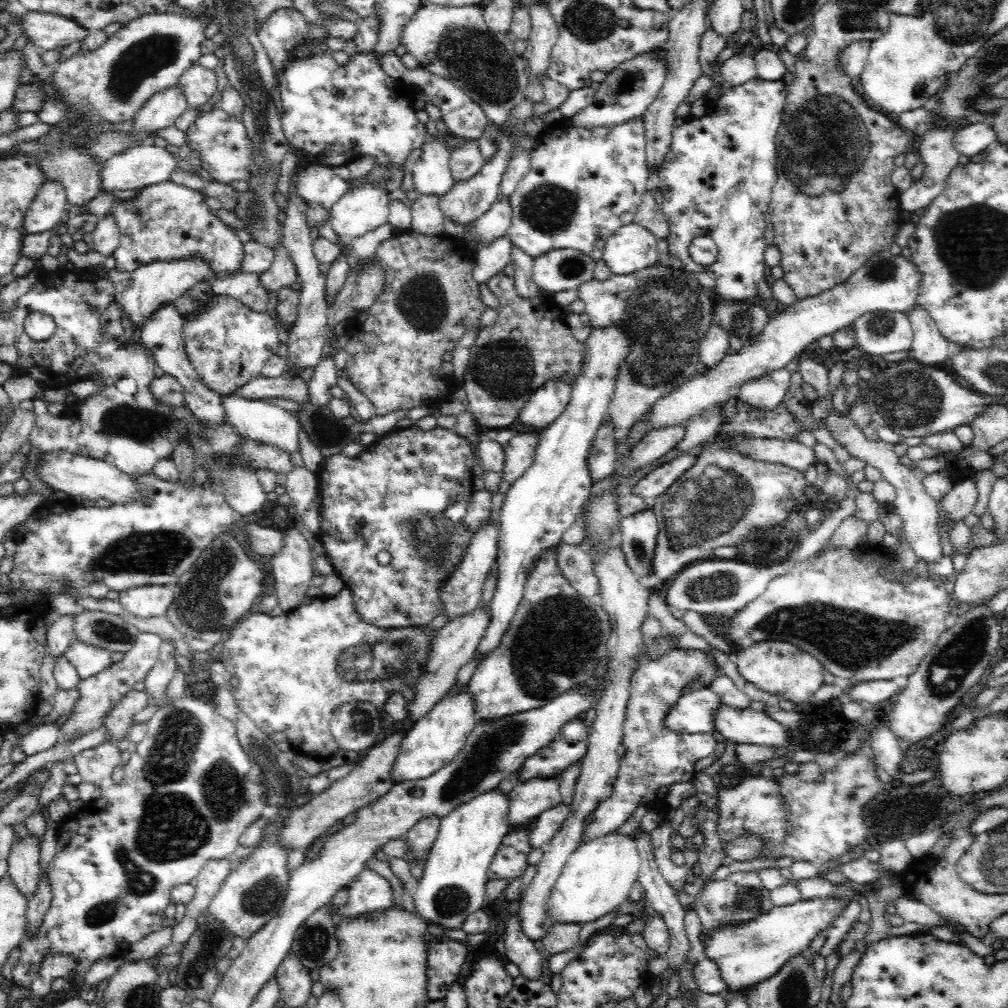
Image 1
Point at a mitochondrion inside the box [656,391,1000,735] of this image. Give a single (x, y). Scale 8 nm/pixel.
(852, 639)

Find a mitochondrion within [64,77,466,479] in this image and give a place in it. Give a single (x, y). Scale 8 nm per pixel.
(144, 425)

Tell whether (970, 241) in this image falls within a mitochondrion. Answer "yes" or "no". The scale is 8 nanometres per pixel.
yes

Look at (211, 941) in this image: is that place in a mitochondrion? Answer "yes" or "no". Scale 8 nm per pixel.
yes

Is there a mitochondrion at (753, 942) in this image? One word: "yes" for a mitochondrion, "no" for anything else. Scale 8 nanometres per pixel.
yes

